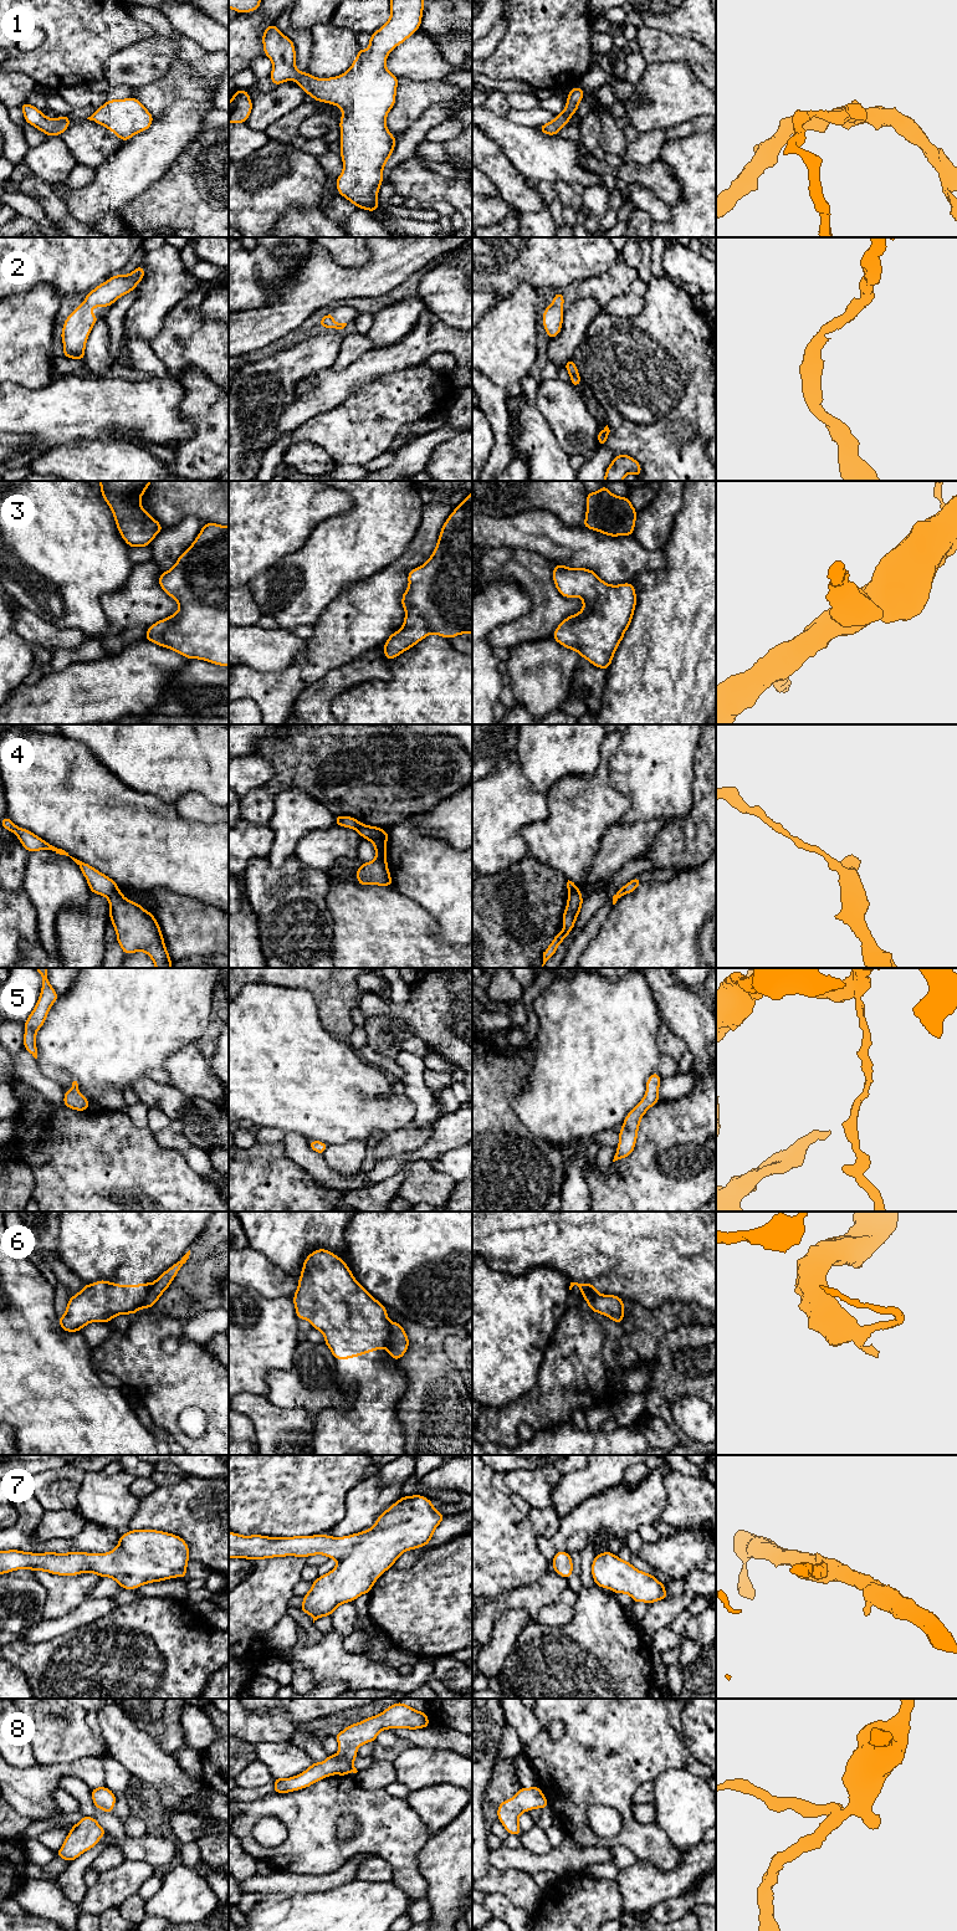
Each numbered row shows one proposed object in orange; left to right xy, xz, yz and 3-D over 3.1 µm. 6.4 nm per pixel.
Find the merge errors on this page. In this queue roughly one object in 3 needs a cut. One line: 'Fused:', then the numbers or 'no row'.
Fused: 4, 5, 6

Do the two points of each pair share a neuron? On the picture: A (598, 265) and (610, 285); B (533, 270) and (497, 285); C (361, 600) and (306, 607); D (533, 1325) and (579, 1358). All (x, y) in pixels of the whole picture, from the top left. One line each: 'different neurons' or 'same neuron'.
A: different neurons
B: same neuron
C: different neurons
D: different neurons

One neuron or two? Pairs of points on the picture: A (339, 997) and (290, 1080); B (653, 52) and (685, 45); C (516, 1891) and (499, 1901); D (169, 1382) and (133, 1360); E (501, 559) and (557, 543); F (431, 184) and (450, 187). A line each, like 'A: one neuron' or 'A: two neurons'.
A: two neurons
B: one neuron
C: two neurons
D: one neuron
E: two neurons
F: one neuron

